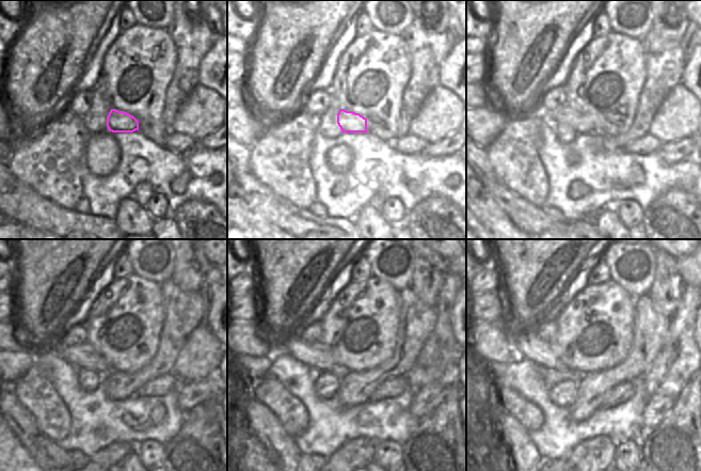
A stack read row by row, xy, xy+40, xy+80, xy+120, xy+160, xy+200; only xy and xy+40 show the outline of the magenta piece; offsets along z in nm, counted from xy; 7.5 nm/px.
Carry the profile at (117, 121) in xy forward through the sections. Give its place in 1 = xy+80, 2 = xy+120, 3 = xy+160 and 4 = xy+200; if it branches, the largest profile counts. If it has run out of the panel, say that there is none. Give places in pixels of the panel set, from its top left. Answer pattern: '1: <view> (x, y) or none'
1: xy+80 (582, 122)
2: xy+120 (83, 356)
3: xy+160 (317, 356)
4: xy+200 (544, 354)

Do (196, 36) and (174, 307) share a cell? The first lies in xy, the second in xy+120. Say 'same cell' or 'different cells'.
same cell

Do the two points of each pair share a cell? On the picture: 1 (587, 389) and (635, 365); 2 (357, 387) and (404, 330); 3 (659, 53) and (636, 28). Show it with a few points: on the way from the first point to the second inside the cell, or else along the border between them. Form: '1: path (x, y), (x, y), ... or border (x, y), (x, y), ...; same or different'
1: path (599, 382), (623, 372); same
2: path (375, 377), (384, 372), (404, 351), (404, 347); same
3: border (650, 29), (640, 38); different

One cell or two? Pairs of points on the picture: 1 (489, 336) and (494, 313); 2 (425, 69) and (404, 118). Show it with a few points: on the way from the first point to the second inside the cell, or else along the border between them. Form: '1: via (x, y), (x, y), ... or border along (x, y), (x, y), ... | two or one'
1: border along (477, 319), (507, 324) | two
2: via (421, 81), (411, 99), (410, 106) | one

